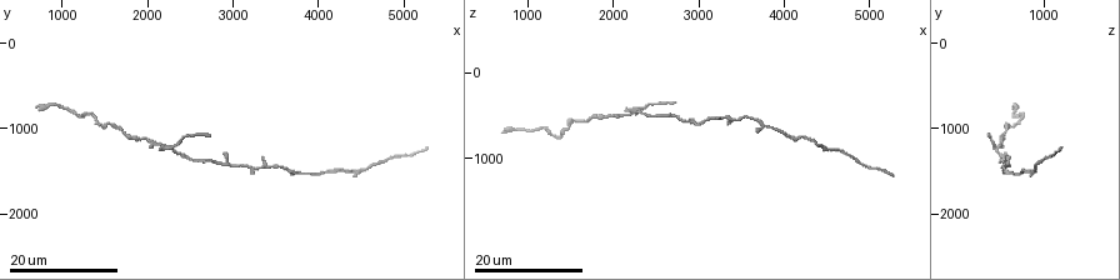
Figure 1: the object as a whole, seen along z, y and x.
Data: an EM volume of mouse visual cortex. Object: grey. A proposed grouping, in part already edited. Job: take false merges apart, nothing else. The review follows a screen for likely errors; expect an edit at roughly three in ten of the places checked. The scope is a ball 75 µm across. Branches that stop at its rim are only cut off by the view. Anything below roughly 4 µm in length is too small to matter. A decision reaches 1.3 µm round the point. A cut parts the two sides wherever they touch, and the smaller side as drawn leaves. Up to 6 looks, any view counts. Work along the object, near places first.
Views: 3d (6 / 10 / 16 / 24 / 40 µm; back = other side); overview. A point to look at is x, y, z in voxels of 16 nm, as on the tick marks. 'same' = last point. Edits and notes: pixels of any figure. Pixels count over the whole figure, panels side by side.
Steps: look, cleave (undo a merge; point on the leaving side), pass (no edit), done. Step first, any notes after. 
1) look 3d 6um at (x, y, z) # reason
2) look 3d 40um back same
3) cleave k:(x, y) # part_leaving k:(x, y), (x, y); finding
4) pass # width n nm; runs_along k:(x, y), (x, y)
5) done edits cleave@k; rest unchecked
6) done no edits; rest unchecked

look 3d 16um at (3450, 1450, 550) # side arm on a straight run

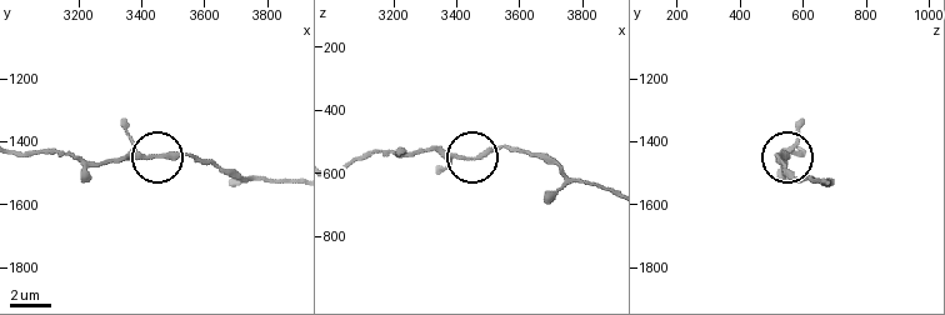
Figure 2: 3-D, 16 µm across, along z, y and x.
look 3d 6um at (3430, 1450, 560)

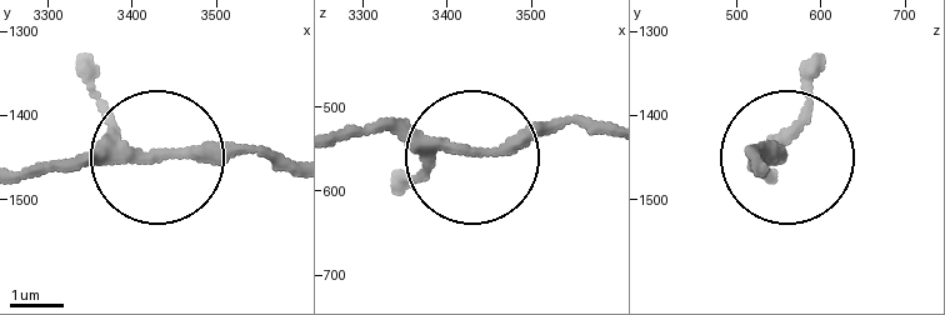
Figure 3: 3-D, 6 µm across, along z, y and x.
look 3d 6um back at (3435, 1445, 555) # other side

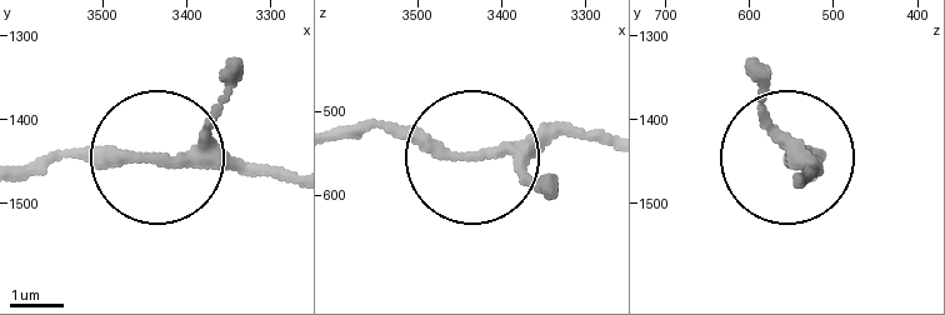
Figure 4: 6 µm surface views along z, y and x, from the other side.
pass # runs_along 4:(290, 183), (143, 156), (40, 156); one neuron here

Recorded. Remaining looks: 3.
look 3d 24um at (2950, 1400, 600) # branch point

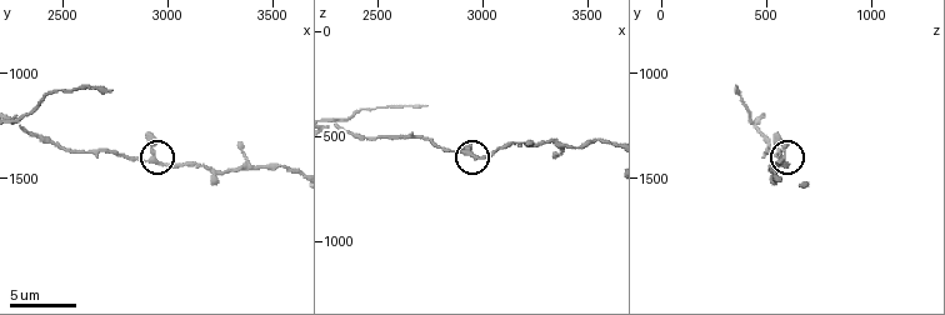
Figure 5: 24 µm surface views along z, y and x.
look 3d 10um at (2930, 1410, 580)

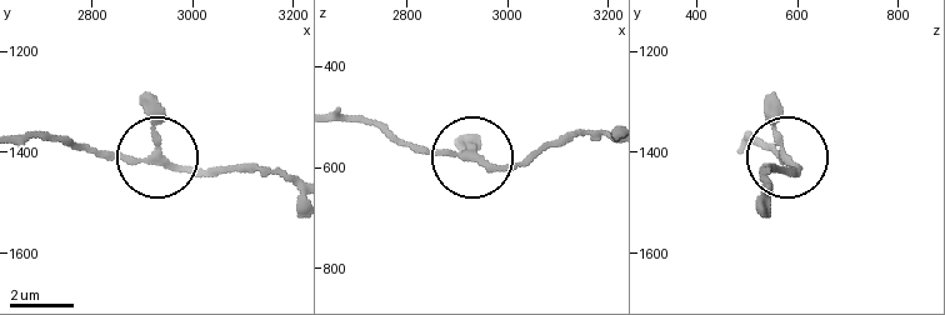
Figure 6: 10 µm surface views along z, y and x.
pass # side_arm 46 um; runs_along 6:(474, 154), (420, 154), (391, 140); continuous, no second neuron

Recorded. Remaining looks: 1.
look 3d 10um at (2290, 1220, 430) # looks like a crossing

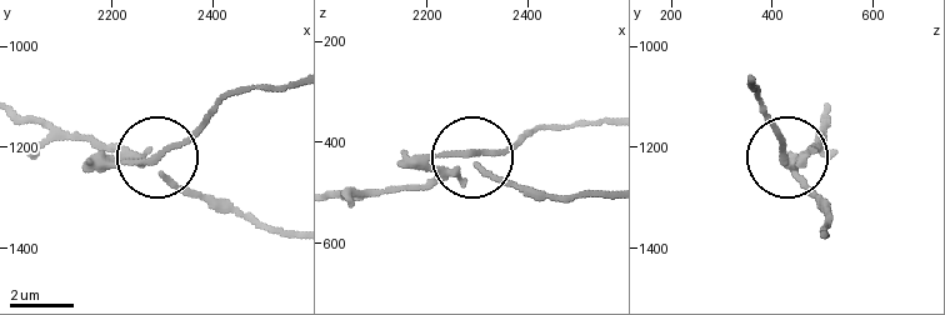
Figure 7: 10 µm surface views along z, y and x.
cleave 7:(168, 151) # width 170 nm; part_leaving 7:(439, 170), (461, 158), (509, 151), (550, 125), (606, 125); two neurons meet here

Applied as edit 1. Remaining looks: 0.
done edits cleave@7; rest unchecked

